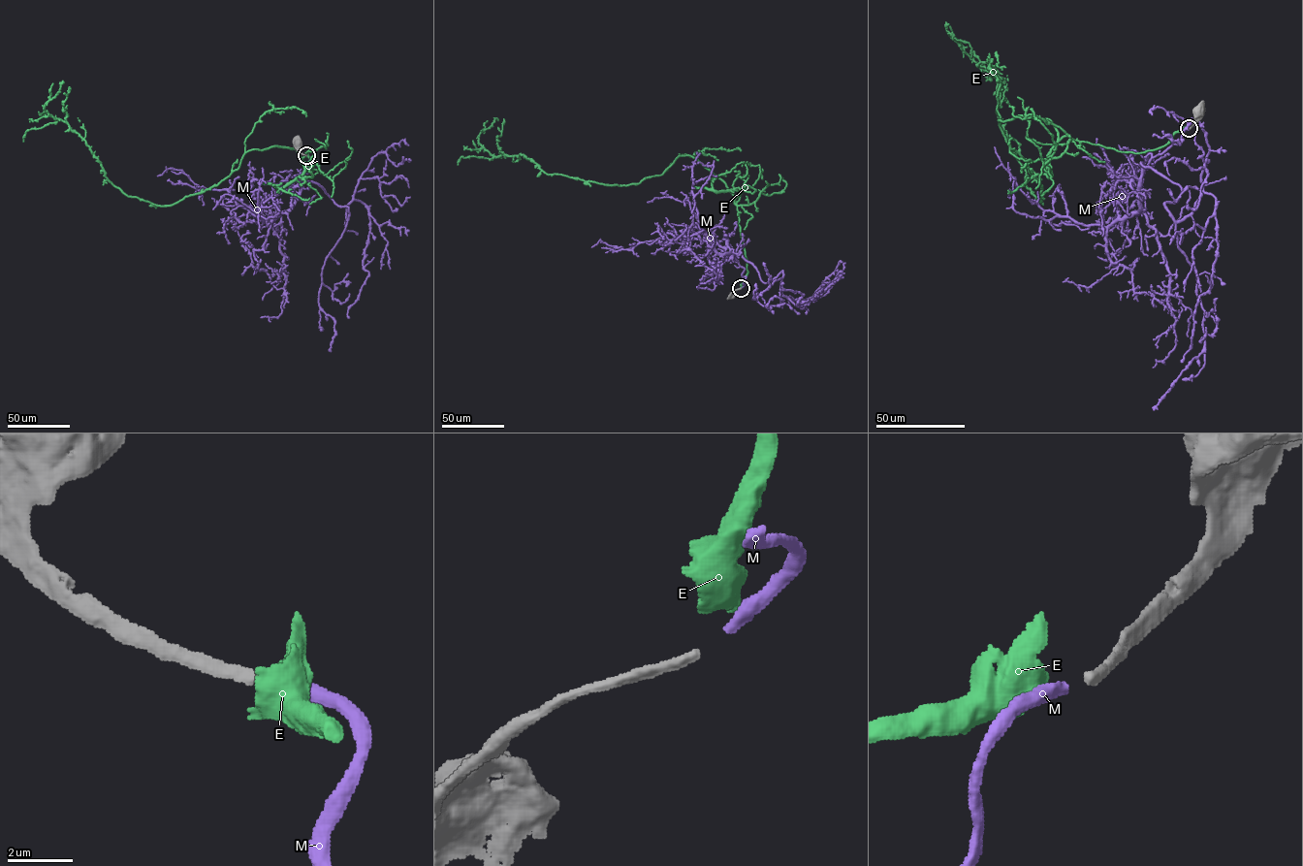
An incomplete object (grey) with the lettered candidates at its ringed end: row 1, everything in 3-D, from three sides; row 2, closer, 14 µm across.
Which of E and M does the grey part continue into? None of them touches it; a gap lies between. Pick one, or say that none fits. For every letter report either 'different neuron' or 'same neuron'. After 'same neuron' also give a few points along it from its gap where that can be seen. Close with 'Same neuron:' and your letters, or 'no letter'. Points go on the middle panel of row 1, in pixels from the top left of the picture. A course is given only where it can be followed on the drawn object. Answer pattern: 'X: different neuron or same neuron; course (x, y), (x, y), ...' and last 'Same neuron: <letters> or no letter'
E: different neuron
M: same neuron; course (742, 287), (741, 254), (764, 282), (782, 272), (781, 293), (804, 307), (803, 295), (783, 282)
Same neuron: M

